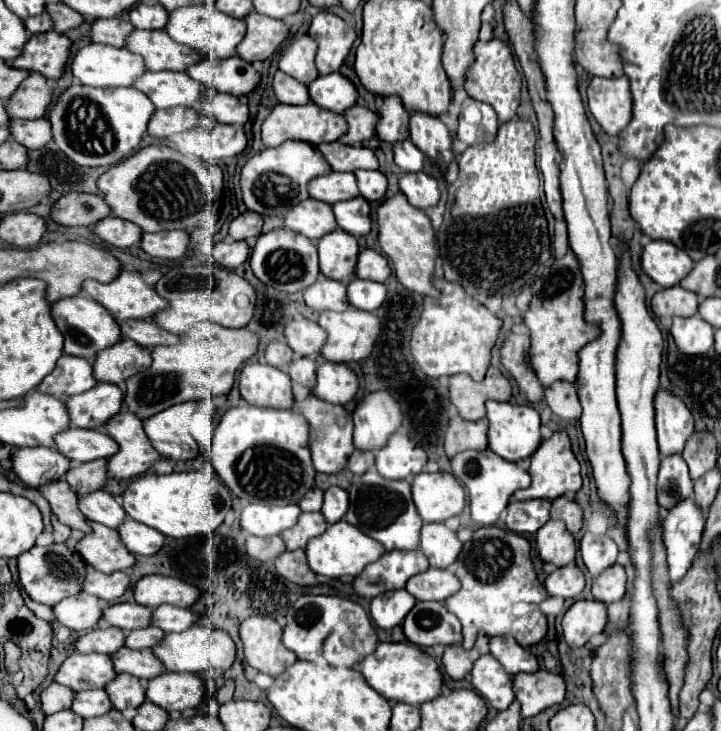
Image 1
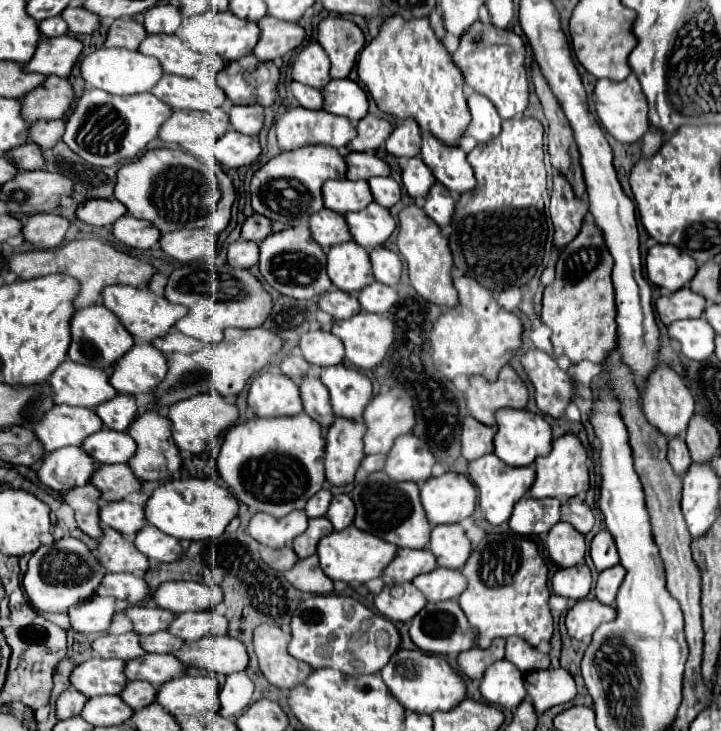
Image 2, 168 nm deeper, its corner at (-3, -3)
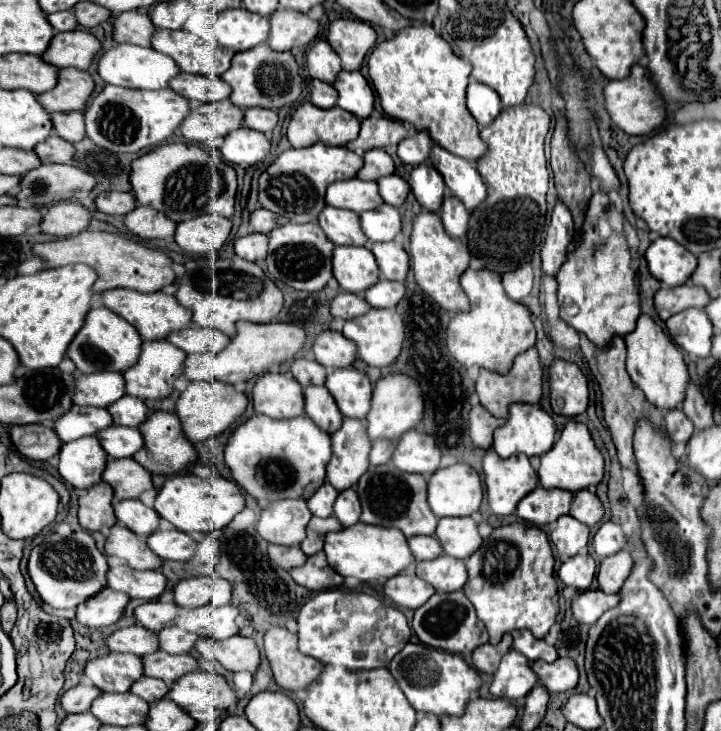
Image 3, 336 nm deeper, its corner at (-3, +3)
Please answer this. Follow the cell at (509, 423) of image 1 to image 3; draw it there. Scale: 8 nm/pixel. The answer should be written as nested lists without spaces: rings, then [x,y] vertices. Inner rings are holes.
[[[510,404],[508,420],[494,432],[494,450],[500,458],[514,454],[542,456],[554,444],[554,420],[538,404]]]

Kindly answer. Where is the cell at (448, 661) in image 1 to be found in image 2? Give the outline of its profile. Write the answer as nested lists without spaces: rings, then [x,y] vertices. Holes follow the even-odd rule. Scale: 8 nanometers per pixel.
[[[496,638],[492,642],[490,648],[482,650],[482,648],[472,648],[468,652],[462,652],[458,656],[458,664],[460,664],[460,670],[472,678],[472,680],[480,680],[484,676],[484,670],[496,662],[496,660],[502,660],[504,658],[504,646],[506,646],[506,640],[504,638]]]

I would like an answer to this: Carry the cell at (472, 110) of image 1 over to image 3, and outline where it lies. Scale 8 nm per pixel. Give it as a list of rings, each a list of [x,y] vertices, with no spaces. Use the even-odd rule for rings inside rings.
[[[470,82],[468,84],[466,104],[468,104],[468,110],[476,118],[476,122],[478,122],[480,128],[492,124],[494,118],[502,110],[500,96],[492,88],[488,88],[488,86],[480,84],[480,82]]]

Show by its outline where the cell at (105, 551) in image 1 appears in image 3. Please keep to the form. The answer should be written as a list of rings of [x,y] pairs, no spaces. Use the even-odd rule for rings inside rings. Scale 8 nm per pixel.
[[[114,524],[110,528],[104,550],[108,554],[109,568],[130,566],[136,570],[156,570],[162,564],[162,560],[156,558],[144,544],[144,538],[130,532],[122,524]]]

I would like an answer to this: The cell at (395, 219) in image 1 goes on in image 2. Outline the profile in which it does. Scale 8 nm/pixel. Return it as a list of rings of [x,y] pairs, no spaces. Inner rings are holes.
[[[416,204],[406,206],[400,212],[400,232],[398,232],[398,250],[408,262],[408,274],[410,282],[416,288],[416,292],[428,302],[442,306],[442,308],[452,308],[458,302],[458,292],[452,284],[452,252],[448,250],[448,238],[442,234],[440,226],[424,214],[424,210]]]

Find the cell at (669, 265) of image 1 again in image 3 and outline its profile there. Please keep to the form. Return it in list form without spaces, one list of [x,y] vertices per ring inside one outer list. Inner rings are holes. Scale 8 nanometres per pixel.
[[[670,238],[654,240],[646,250],[646,262],[650,274],[668,286],[682,286],[698,266],[696,256]]]

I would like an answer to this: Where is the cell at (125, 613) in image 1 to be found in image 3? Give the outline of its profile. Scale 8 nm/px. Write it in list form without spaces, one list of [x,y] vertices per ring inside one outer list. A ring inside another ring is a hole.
[[[152,600],[152,602],[144,602],[144,604],[136,606],[134,618],[144,628],[148,628],[152,632],[158,632],[160,628],[172,624],[174,618],[178,616],[178,612],[180,612],[180,608],[174,602]]]

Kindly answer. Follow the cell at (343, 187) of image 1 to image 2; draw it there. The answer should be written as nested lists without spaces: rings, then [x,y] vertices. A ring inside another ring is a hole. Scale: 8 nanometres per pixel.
[[[328,180],[322,188],[322,194],[324,194],[324,206],[338,214],[364,210],[364,206],[368,206],[374,200],[370,194],[368,182],[364,180],[358,180],[358,182]]]

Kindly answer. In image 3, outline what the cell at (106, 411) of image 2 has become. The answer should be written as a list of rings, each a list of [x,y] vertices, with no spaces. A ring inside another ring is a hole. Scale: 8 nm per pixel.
[[[124,394],[120,400],[110,404],[106,410],[112,414],[114,424],[132,426],[132,428],[138,428],[140,422],[144,422],[144,418],[148,414],[148,408],[146,408],[144,400],[140,400],[136,396],[130,396],[130,394]]]

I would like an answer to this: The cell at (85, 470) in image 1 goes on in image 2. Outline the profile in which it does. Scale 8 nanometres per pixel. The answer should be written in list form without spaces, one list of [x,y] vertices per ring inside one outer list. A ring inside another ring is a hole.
[[[102,464],[90,482],[102,492],[102,500],[106,502],[124,500],[128,494],[142,488],[142,482],[134,476],[128,464]]]

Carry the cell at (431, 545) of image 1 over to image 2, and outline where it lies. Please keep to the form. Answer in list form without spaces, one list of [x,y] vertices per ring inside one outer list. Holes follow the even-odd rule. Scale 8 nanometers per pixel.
[[[444,524],[432,528],[428,548],[444,568],[460,570],[472,552],[472,544],[460,524]]]

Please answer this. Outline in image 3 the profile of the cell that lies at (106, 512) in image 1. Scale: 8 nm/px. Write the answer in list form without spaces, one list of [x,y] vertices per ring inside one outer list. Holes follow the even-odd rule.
[[[116,500],[114,514],[118,522],[138,536],[148,536],[158,528],[160,516],[154,508],[144,506],[140,500]]]

